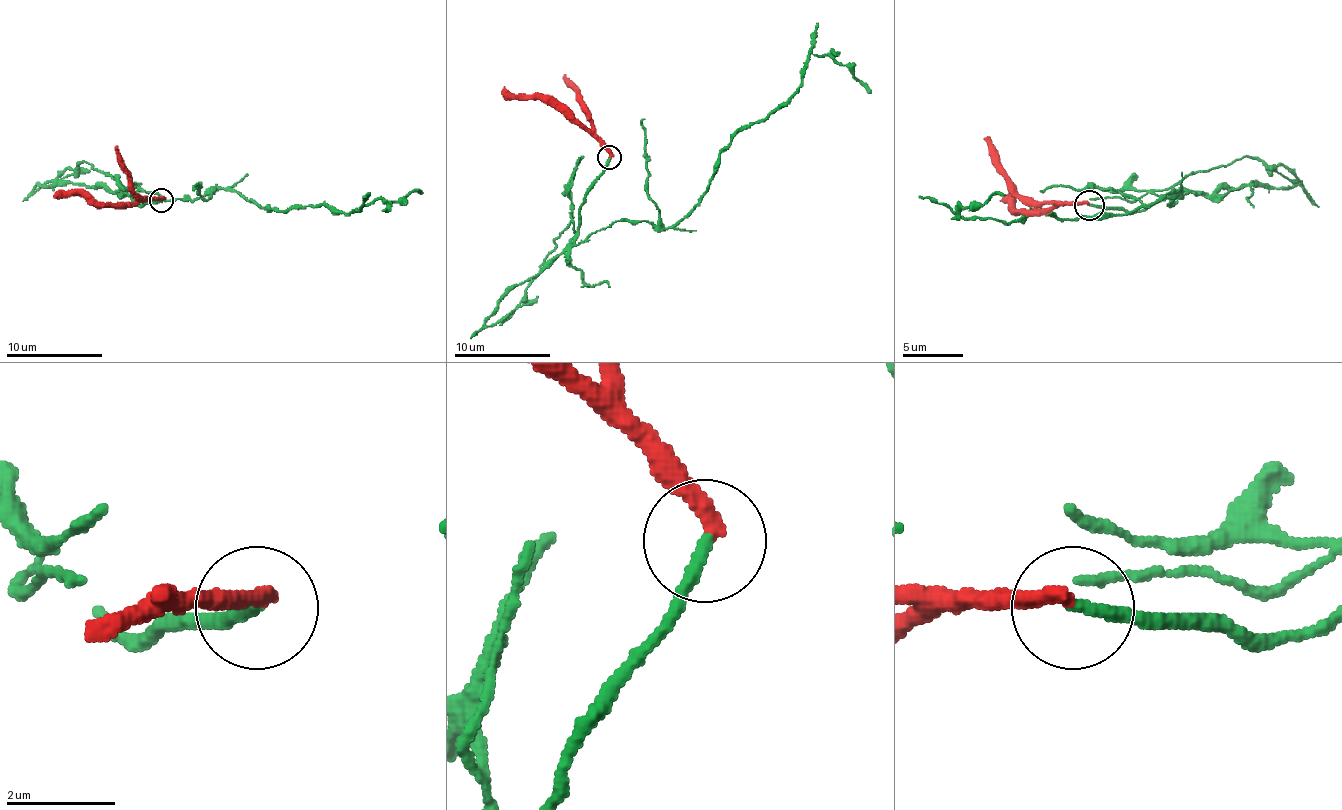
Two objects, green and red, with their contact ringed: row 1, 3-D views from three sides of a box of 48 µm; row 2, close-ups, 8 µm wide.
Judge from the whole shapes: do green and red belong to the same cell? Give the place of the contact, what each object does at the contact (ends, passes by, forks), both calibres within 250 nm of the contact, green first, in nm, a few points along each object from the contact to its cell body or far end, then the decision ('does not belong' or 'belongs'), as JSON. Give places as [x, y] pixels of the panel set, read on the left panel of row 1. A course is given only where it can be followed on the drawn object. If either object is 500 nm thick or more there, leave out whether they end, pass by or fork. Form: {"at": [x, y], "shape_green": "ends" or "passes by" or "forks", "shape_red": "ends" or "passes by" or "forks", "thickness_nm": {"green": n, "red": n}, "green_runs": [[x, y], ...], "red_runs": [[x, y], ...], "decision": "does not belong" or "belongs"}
{"at": [161, 200], "shape_green": "ends", "shape_red": "ends", "thickness_nm": {"green": 240, "red": 320}, "green_runs": [[161, 200], [139, 205], [130, 188], [166, 200], [225, 188], [259, 207], [348, 212], [422, 193]], "red_runs": [[161, 198], [132, 203], [103, 203], [67, 195], [53, 198]], "decision": "does not belong"}

